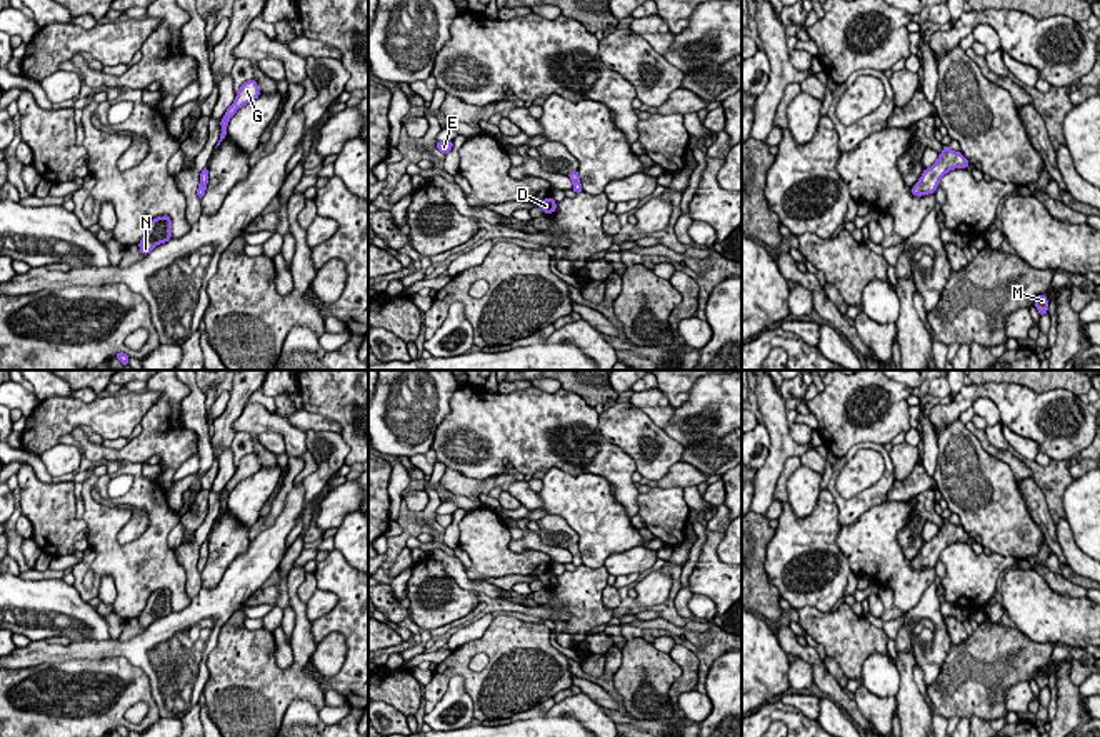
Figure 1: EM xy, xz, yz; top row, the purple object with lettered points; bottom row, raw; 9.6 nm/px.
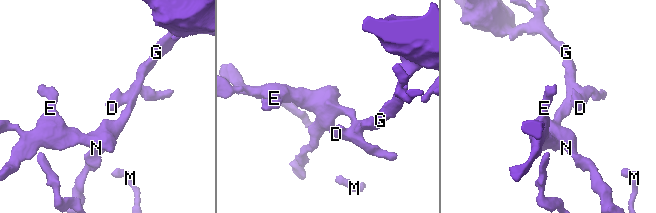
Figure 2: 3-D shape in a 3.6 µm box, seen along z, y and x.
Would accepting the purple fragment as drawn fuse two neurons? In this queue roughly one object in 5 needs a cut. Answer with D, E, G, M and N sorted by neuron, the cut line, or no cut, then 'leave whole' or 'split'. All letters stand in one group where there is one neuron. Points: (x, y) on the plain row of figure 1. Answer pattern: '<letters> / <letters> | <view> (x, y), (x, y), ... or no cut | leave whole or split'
D E G M N | no cut | leave whole

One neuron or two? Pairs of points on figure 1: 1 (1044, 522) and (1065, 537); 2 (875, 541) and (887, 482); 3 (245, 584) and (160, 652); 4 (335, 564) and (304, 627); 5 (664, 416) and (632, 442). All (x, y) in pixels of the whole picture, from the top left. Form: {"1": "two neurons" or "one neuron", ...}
{"1": "two neurons", "2": "two neurons", "3": "one neuron", "4": "two neurons", "5": "two neurons"}

